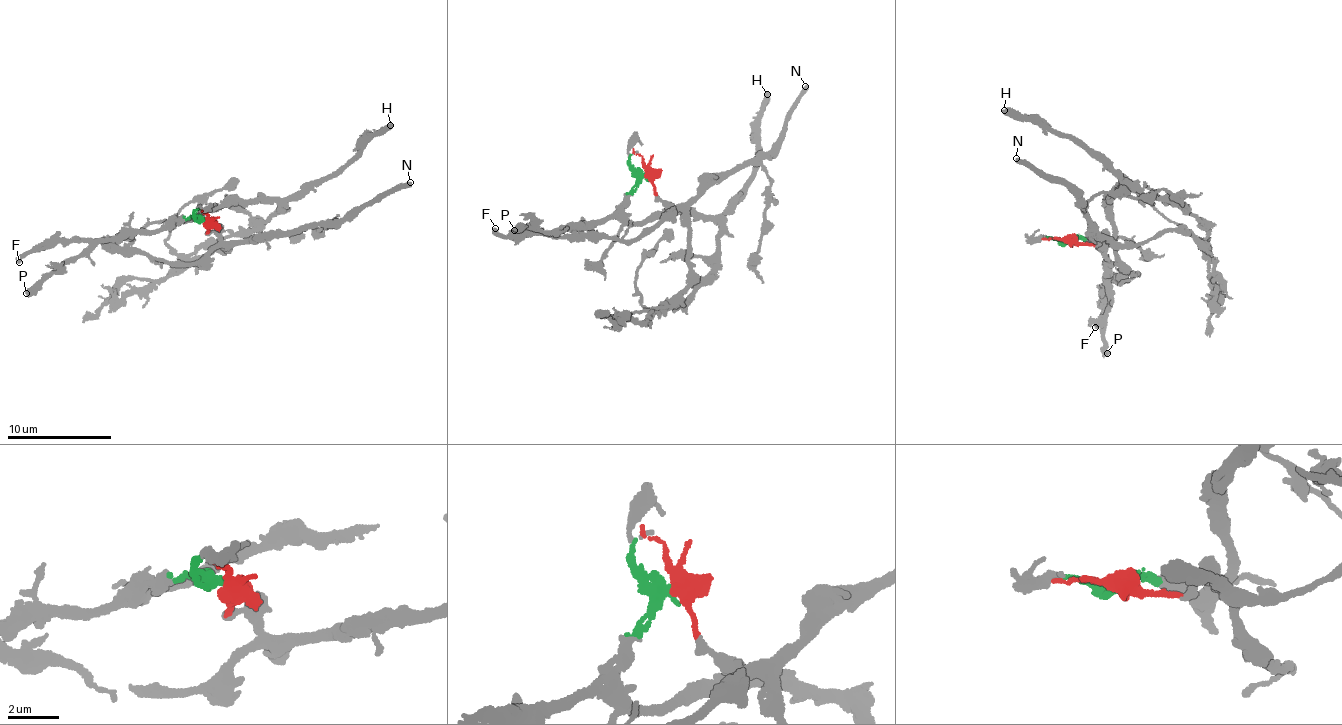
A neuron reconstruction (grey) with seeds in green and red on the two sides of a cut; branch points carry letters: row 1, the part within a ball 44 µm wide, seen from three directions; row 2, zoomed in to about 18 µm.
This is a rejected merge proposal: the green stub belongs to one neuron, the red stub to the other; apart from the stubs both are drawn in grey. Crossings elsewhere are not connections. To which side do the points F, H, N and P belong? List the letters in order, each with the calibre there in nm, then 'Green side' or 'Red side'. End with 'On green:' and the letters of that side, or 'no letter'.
F: Thickness 360 nm. Red side
H: Thickness 460 nm. Green side
N: Thickness 360 nm. Red side
P: Thickness 550 nm. Green side
On green: H, P

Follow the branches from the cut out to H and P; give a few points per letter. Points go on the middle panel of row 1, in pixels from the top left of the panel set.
H: (644, 172), (623, 209), (629, 221), (645, 221), (676, 212), (718, 217), (752, 172), (761, 101), (767, 94)
P: (644, 172), (620, 207), (597, 220), (570, 223), (544, 232), (524, 223), (514, 230)

